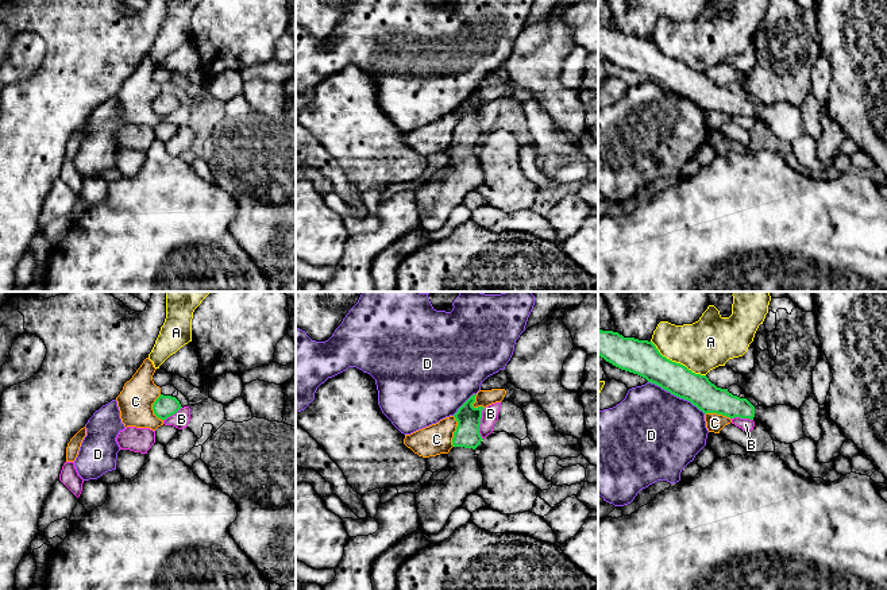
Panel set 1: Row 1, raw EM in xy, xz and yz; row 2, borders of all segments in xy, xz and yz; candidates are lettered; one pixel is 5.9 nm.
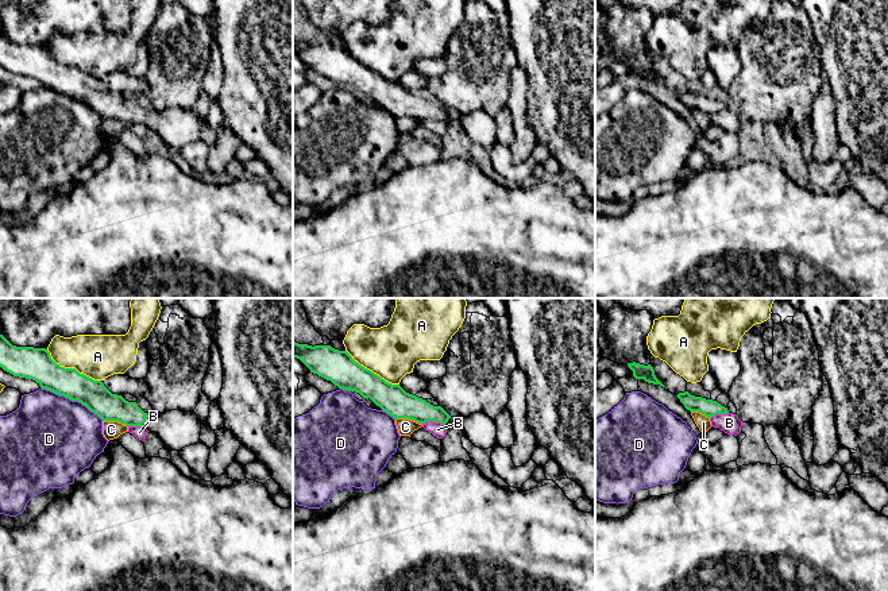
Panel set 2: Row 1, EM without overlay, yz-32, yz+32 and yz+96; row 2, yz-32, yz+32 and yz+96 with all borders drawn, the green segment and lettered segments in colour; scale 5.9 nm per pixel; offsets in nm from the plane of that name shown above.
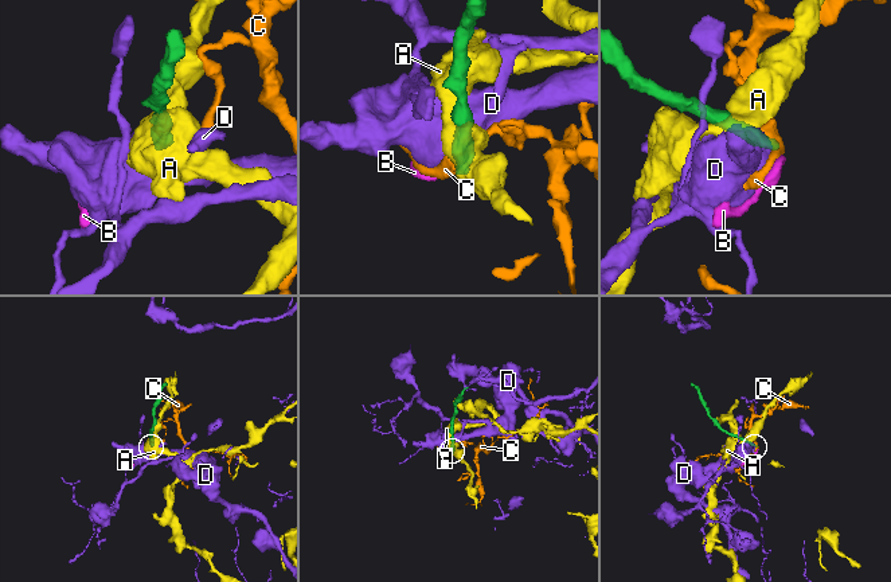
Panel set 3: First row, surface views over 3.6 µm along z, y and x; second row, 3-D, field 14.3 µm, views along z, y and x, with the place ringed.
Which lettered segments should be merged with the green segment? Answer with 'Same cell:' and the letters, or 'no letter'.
Same cell: no letter

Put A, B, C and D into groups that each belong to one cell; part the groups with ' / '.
A / B / C / D

